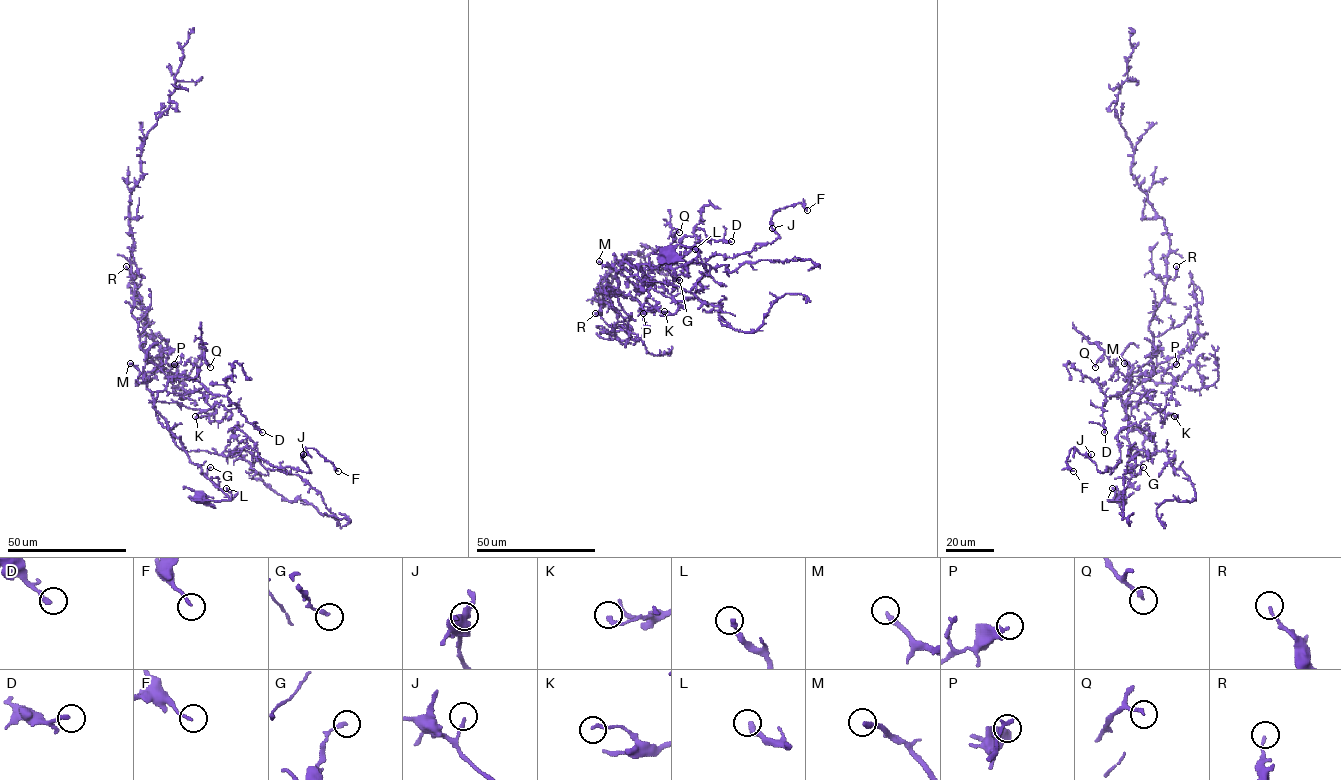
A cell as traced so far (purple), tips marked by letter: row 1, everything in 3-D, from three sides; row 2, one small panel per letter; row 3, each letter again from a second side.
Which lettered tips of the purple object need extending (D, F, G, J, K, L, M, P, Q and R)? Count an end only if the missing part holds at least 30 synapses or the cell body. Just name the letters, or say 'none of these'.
M

